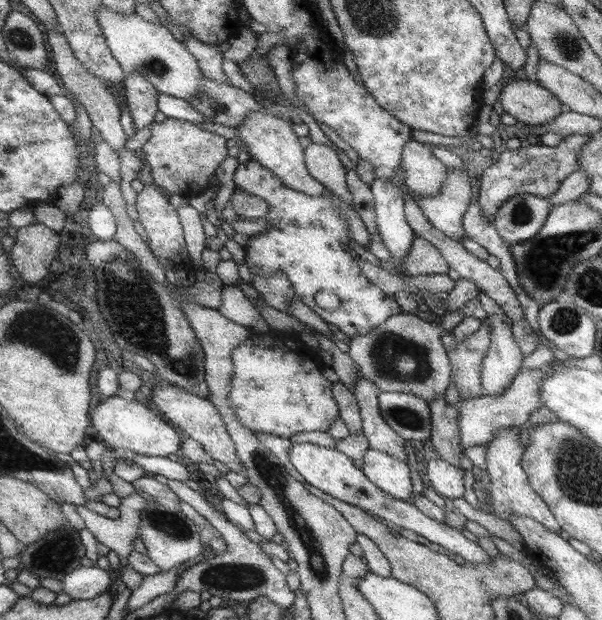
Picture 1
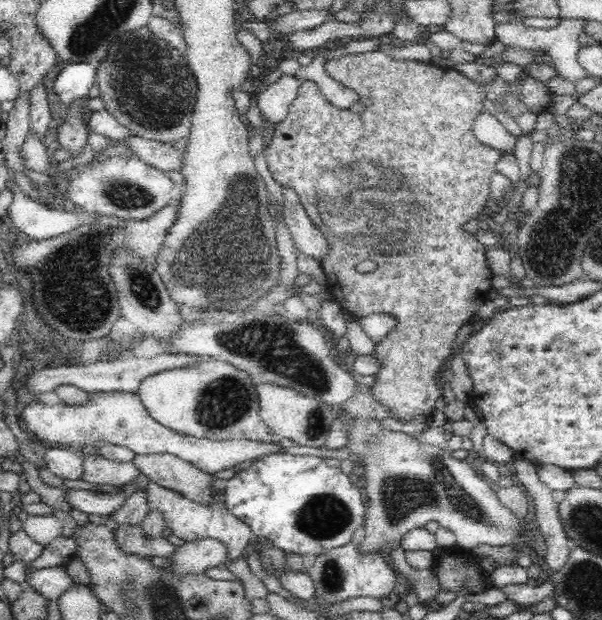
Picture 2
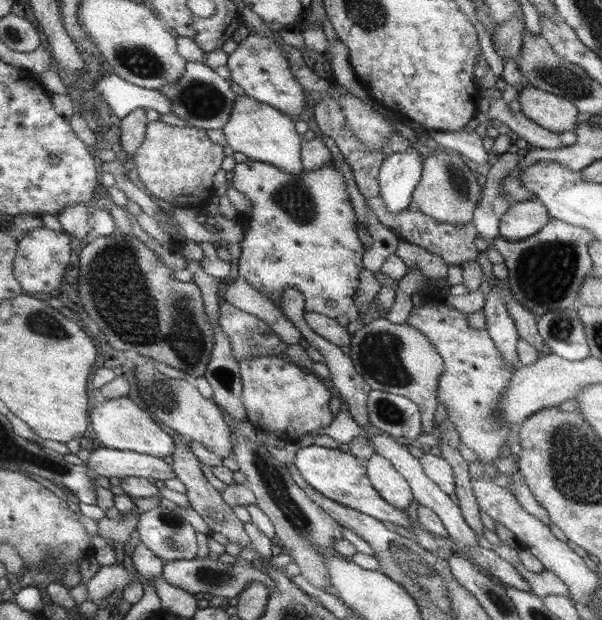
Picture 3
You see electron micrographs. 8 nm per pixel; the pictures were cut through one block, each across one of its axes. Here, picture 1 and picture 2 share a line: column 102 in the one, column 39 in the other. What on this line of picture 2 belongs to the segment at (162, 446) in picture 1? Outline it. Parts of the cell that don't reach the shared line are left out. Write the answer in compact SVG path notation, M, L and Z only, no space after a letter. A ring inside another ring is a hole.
M112 390L108 392L92 392L90 398L82 405L66 405L58 402L47 406L36 400L18 415L21 428L40 444L48 442L50 446L60 444L64 448L83 450L96 449L104 443L124 447L136 455L171 454L192 463L192 466L205 473L214 474L226 468L234 468L241 462L252 460L257 456L270 455L281 450L278 442L263 443L252 439L197 439L181 435L154 421L144 409L138 394Z

